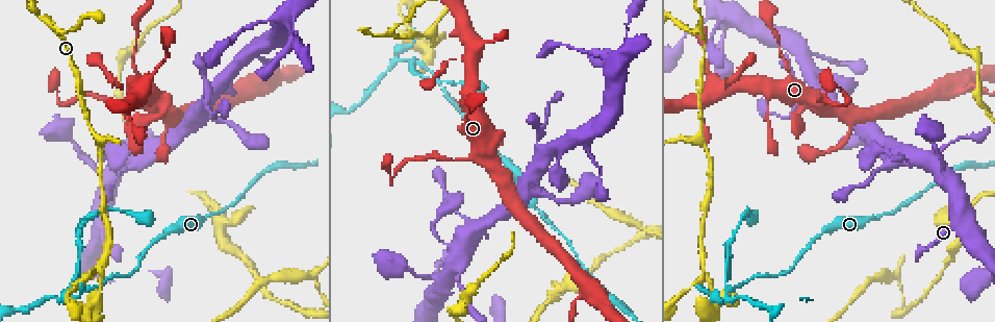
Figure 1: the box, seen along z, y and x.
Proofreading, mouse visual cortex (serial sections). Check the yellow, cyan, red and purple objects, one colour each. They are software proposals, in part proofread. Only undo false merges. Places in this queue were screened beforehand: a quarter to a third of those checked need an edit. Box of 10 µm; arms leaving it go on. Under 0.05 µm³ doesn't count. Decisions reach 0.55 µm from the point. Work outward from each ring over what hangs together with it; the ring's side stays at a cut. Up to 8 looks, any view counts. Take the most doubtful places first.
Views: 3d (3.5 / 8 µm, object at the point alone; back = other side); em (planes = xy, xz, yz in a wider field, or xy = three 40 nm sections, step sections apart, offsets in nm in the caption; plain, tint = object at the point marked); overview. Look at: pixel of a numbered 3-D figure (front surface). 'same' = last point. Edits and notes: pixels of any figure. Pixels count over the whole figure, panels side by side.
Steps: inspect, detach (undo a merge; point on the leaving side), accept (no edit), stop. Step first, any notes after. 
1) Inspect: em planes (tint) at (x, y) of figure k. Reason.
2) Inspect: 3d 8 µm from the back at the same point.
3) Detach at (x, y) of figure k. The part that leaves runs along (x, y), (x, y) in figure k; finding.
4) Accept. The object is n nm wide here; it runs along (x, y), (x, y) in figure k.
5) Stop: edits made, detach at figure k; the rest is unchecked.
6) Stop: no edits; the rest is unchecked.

Inspect: 3d 3.5 µm at (465, 160) of figure 1. Calibre changes.

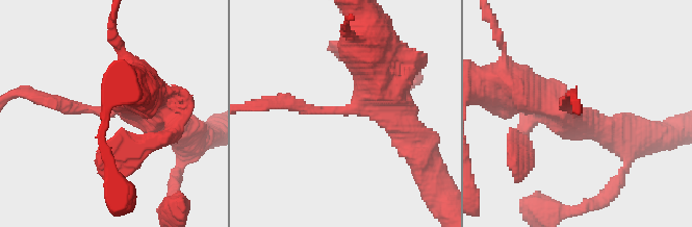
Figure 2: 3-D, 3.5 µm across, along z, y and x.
Inspect: em xy step 3 (tint) at (346, 110) of figure 2. The arms are 150, 500 nm wide.

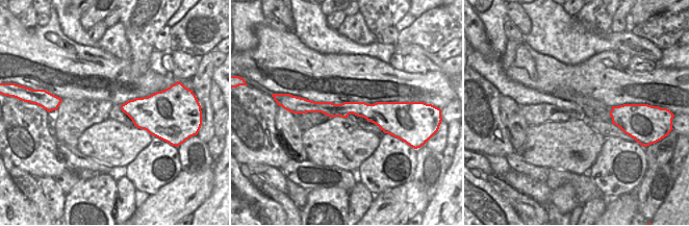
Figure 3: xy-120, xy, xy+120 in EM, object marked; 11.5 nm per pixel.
Accept. It runs along (376, 66), (385, 86), (353, 110), (280, 100) in figure 2; all the same cell.

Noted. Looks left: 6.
Inspect: 3d 3.5 µm at (702, 136) of figure 1. A fork.

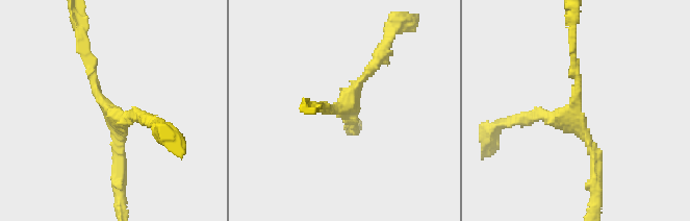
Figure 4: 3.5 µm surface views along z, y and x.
Inspect: em xy step 5 (tint) at (572, 114) of figure 4. 3 arms meet here; the arms are 150, 150, 200 nm wide; need the tissue.

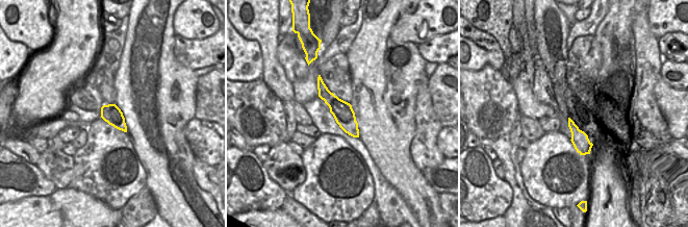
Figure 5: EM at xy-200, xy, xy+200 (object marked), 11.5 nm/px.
Accept. The object is 240 nm wide here; it runs along (85, 54), (113, 115), (117, 179) in figure 4; all the same cell.

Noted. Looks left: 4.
Inspect: 3d 3.5 µm at (377, 34) of figure 1. Narrows sharply.

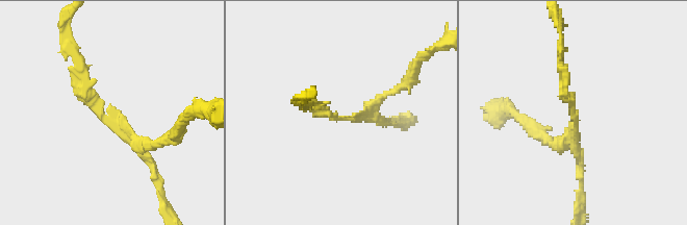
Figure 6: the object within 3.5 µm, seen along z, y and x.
Inspect: em xy step 1 (tint) at (340, 118) of figure 6. The arms are 150, 150 nm wide; now the EM.

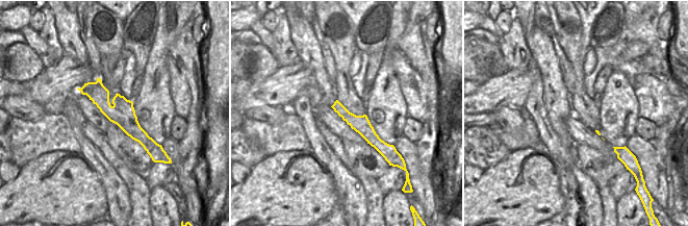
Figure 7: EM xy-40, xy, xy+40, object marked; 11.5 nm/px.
Detach at (167, 136) of figure 6. The part that leaves runs along (140, 144), (158, 144), (191, 109), (203, 109) in figure 6; a second cell is stuck on.

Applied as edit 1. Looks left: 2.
Stop: edits made, detach at figure 6; the rest is unchecked.

